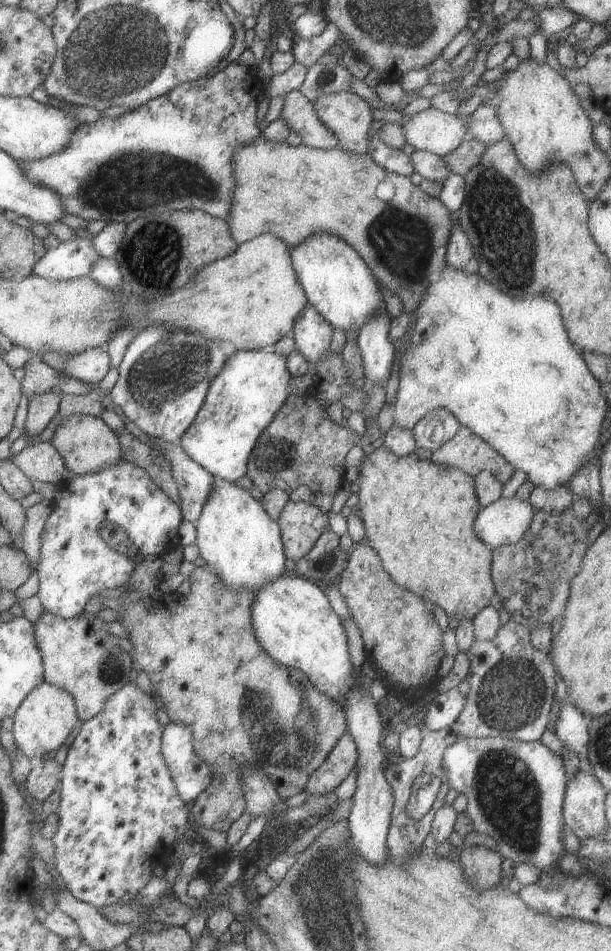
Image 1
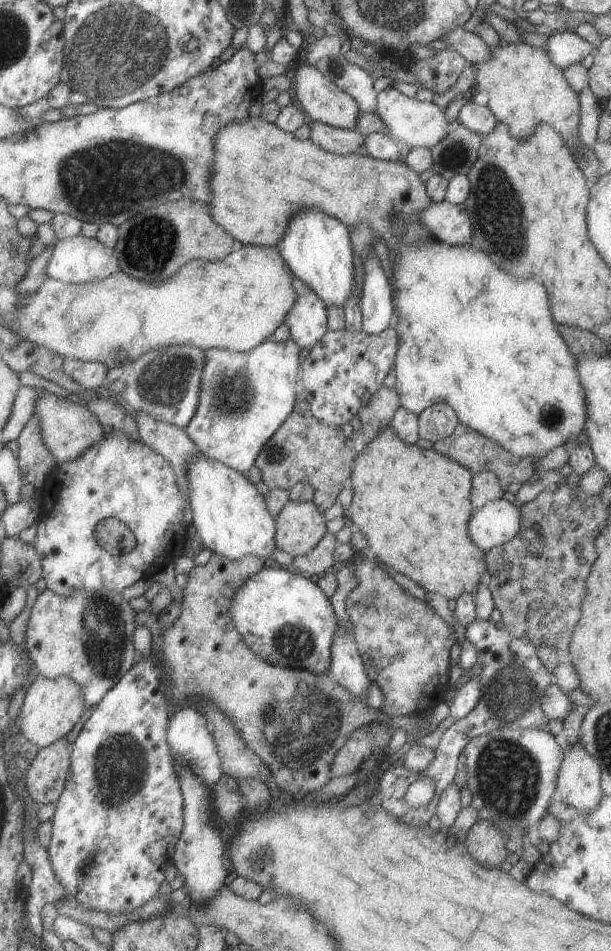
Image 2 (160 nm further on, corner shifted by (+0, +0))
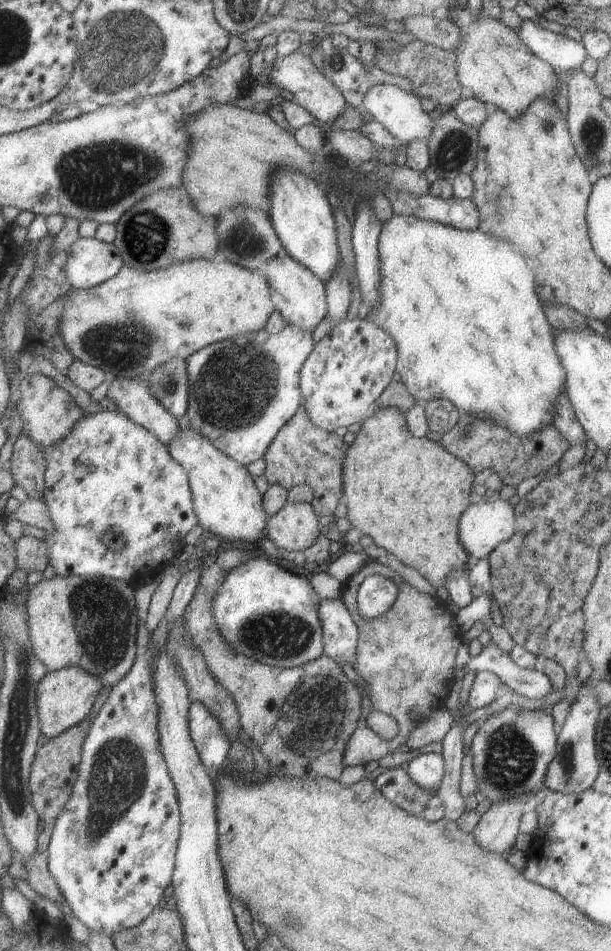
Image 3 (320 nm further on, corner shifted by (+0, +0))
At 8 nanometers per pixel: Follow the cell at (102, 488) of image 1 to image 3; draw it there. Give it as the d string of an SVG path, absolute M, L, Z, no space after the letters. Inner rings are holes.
M99 409L95 412L83 413L73 424L72 427L62 436L50 445L39 447L44 454L44 463L46 464L44 472L44 487L43 498L47 505L54 531L47 533L46 538L43 539L47 545L48 564L53 567L55 574L61 576L67 575L99 575L110 579L120 580L133 586L144 582L146 579L155 576L157 572L169 563L174 552L181 548L183 544L183 537L191 530L193 526L198 524L194 508L192 507L192 494L188 483L188 478L185 469L175 460L171 458L166 446L159 442L146 428L139 426L135 421L132 421L127 415L115 409ZM107 530L116 530L124 538L123 549L114 551L109 549L103 542L101 536Z

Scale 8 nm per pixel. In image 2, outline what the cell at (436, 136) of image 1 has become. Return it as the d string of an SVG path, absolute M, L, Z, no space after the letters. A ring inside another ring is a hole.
M389 85L380 92L376 92L374 112L385 125L388 134L400 145L405 144L410 149L413 147L427 147L430 149L445 137L449 124L443 115L442 109L431 101L418 101L407 97L393 86Z

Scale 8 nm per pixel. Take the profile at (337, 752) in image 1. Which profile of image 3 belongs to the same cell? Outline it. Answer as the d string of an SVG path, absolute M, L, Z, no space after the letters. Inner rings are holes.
M376 560L367 561L347 577L339 599L347 607L358 630L351 666L362 682L358 687L360 711L356 727L348 738L342 761L344 766L365 765L395 752L398 746L405 744L407 734L417 726L420 718L427 718L432 710L446 702L454 681L455 654L463 644L462 634L451 606L442 603L435 595L417 591L399 573ZM367 575L391 579L398 588L393 606L377 620L363 618L356 605L358 586ZM411 709L417 712L413 718ZM372 710L384 712L396 720L398 731L391 740L379 738L365 726L365 718Z

